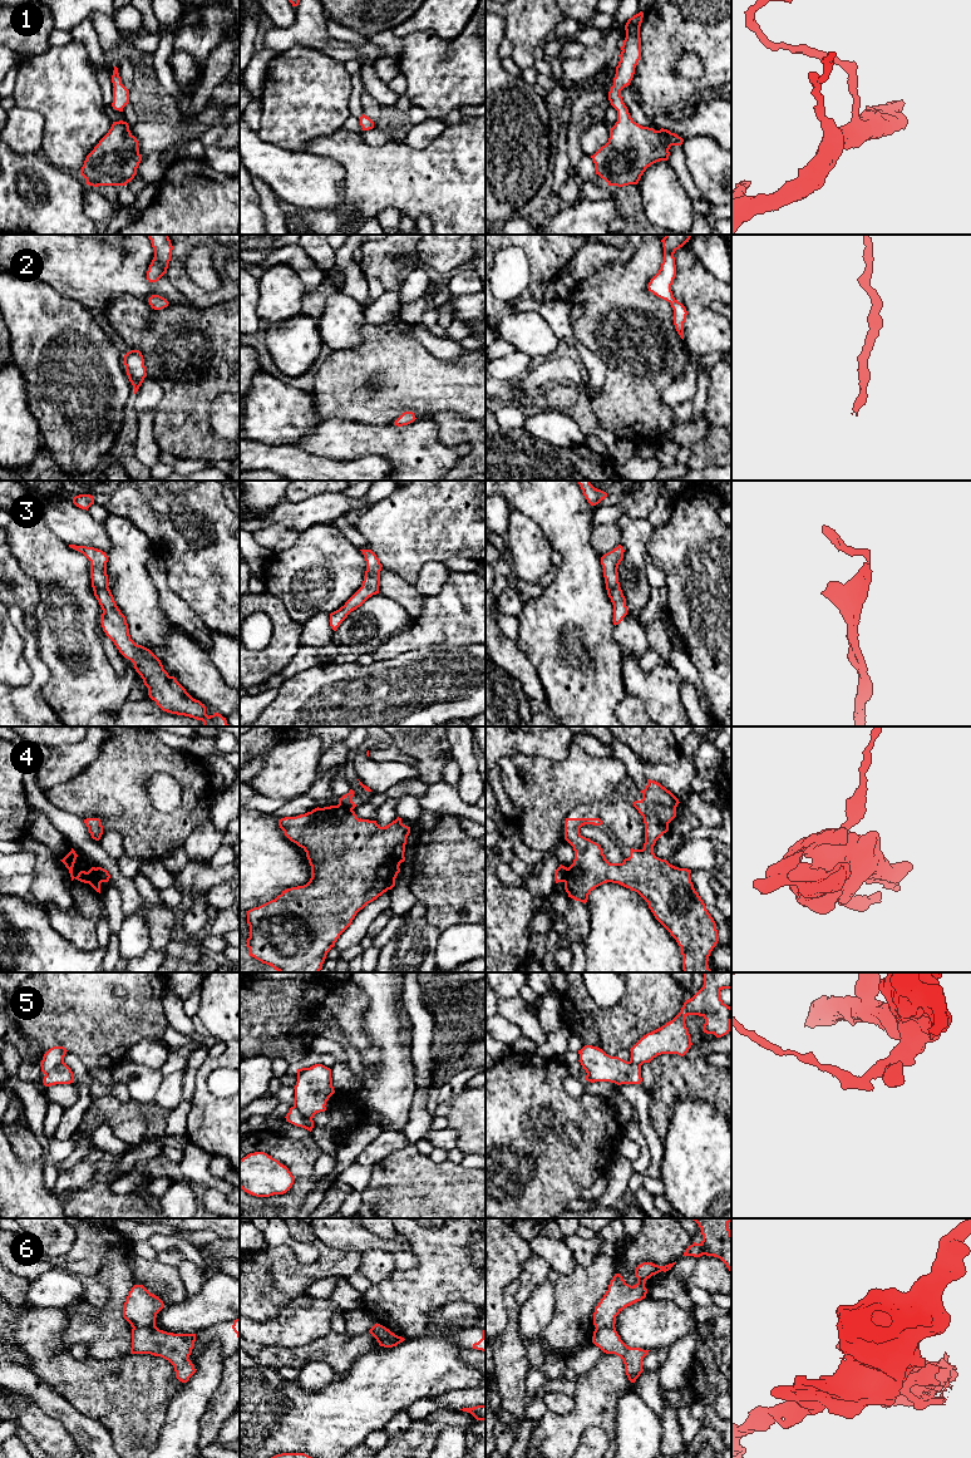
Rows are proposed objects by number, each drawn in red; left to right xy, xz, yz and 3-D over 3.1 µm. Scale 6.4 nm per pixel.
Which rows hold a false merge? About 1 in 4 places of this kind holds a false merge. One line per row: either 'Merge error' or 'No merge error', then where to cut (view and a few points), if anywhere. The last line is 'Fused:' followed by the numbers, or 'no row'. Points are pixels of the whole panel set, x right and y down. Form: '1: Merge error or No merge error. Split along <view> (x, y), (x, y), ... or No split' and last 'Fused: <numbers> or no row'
1: No merge error. No split
2: No merge error. No split
3: No merge error. No split
4: Merge error. Split along xy (94, 868), (94, 876), (100, 882)
5: Merge error. Split along xz (294, 1106), (313, 1124)
6: Merge error. Split along xy (154, 1324), (133, 1328)
Fused: 4, 5, 6

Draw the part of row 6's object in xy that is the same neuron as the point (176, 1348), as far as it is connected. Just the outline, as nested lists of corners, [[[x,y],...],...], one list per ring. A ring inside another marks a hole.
[[[154,1326],[132,1329],[130,1354],[151,1354],[168,1360],[176,1371],[176,1378],[187,1383],[196,1373],[188,1359],[194,1346],[196,1334],[173,1334]]]

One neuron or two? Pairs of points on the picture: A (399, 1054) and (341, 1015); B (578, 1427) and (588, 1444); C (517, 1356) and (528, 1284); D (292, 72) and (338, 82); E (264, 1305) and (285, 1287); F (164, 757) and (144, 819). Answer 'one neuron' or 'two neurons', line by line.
A: two neurons
B: two neurons
C: two neurons
D: one neuron
E: one neuron
F: one neuron

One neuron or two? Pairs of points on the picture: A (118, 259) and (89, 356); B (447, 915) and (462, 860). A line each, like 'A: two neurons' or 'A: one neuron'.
A: two neurons
B: one neuron

